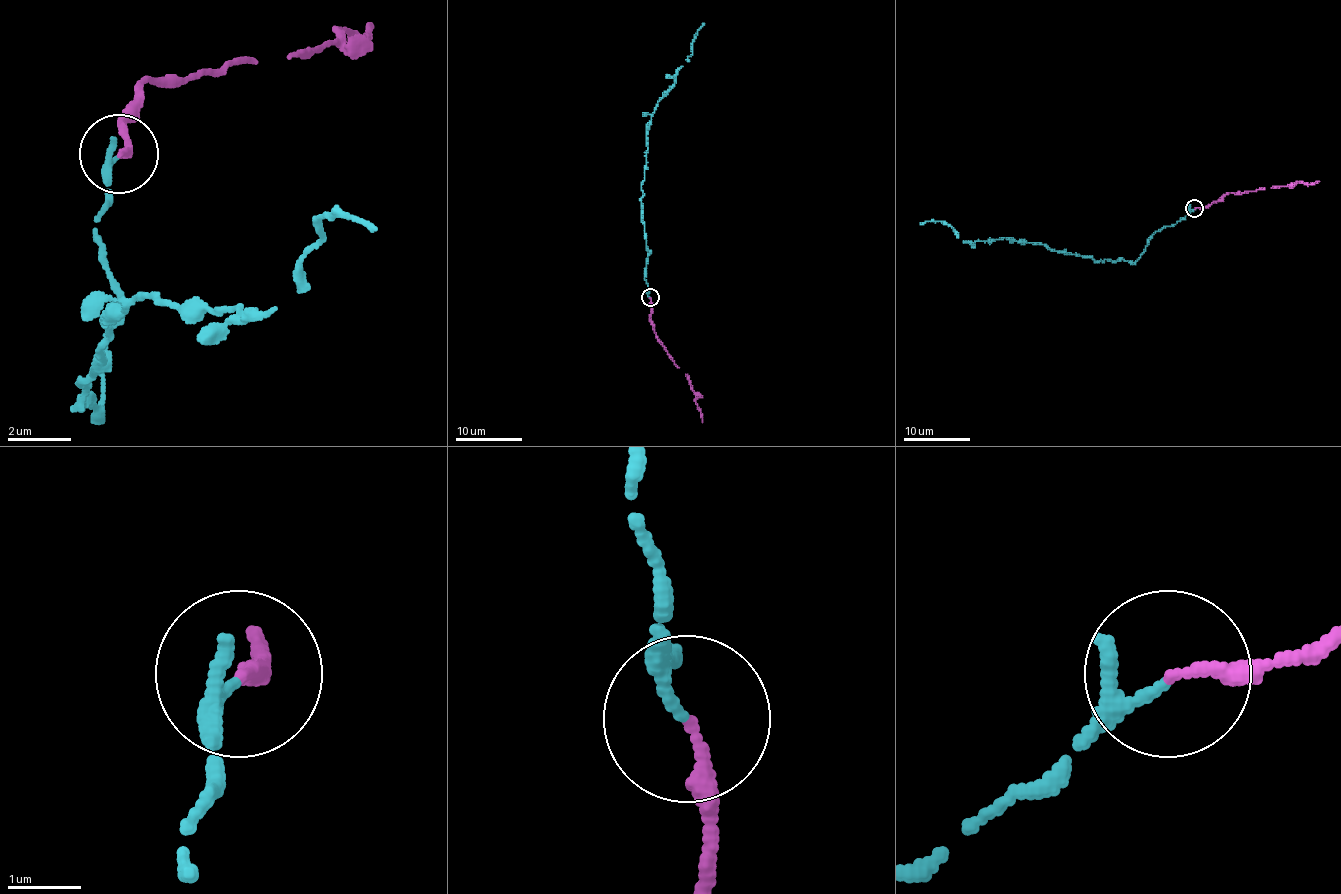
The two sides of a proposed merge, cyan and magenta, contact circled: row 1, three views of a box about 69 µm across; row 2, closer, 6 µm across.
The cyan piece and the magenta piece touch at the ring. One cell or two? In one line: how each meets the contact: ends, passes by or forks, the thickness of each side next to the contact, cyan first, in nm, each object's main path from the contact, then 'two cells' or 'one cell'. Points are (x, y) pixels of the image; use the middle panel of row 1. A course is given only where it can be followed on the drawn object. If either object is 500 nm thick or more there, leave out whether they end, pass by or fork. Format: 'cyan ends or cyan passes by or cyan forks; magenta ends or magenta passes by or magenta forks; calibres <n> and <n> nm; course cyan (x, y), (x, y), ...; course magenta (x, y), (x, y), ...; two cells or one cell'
cyan passes by; magenta ends; calibres 120 and 170 nm; course cyan (649, 298), (644, 278), (649, 251), (641, 197), (647, 122), (692, 53), (697, 30), (704, 23); course magenta (649, 298), (651, 324), (656, 338), (686, 374), (702, 422); one cell

